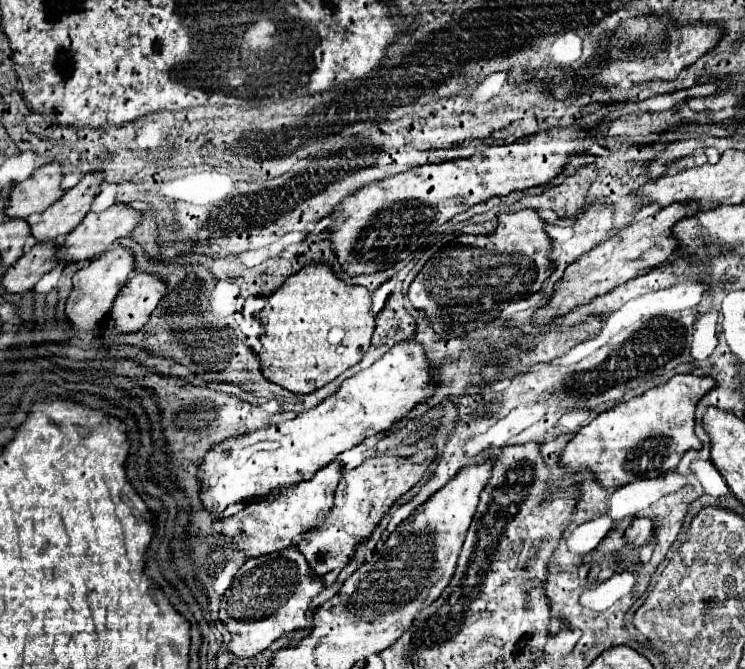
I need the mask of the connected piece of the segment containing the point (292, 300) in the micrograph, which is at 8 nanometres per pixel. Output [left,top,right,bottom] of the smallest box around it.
[261,264,375,394]

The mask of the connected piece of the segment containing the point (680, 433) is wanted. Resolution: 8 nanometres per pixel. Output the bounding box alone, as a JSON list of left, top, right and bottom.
[559,374,715,488]

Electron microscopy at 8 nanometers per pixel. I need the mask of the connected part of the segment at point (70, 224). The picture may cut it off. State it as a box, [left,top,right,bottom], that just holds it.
[31,172,103,242]

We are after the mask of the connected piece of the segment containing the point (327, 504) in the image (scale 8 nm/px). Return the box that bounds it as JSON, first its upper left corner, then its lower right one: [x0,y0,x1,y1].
[221,462,343,558]

